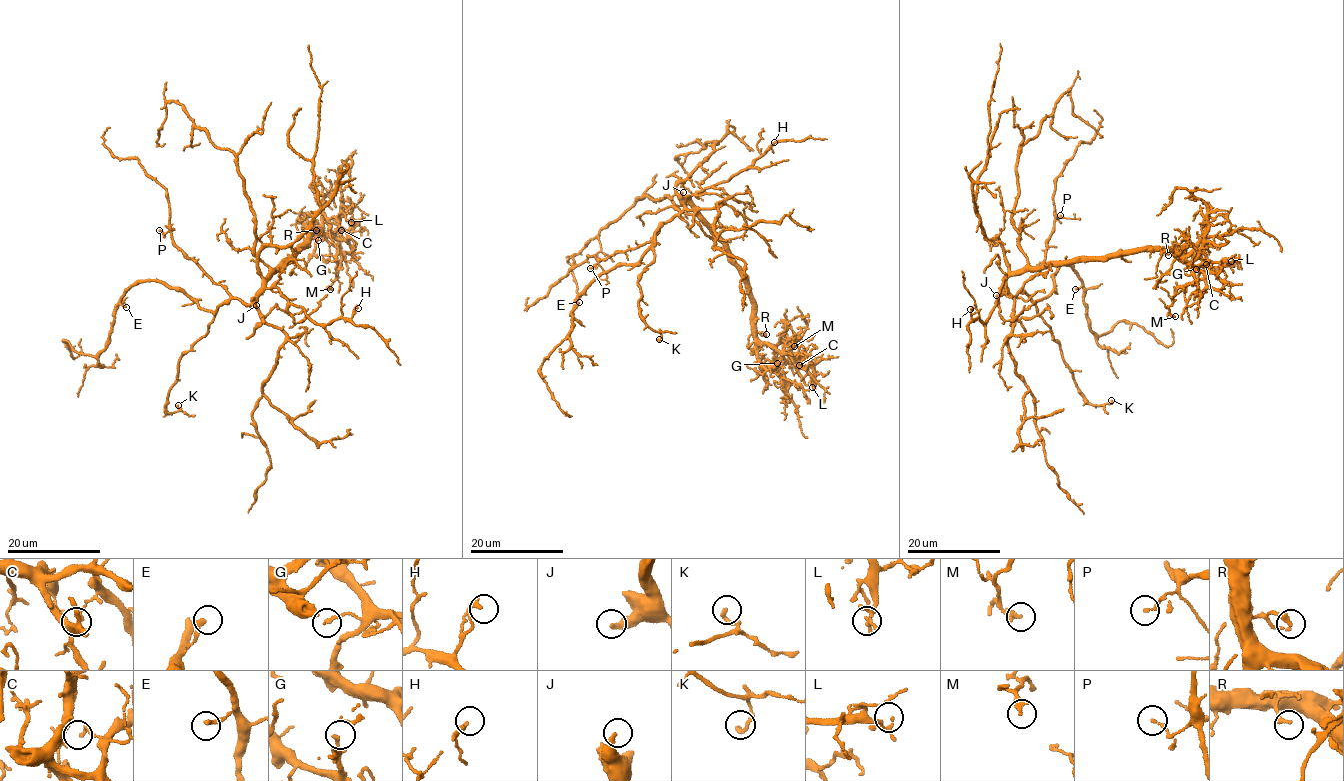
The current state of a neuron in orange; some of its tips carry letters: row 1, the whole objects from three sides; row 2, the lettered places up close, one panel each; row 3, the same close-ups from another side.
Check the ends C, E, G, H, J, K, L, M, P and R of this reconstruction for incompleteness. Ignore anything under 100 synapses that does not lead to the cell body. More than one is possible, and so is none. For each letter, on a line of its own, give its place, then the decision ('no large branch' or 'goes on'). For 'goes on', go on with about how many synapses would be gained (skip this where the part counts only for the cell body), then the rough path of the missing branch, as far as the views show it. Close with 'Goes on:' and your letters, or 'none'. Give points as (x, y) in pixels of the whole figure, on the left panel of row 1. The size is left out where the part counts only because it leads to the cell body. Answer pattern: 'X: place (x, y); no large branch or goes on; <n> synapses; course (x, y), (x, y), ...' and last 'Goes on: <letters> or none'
C: place (341, 230); no large branch
E: place (126, 307); no large branch
G: place (318, 240); no large branch
H: place (358, 308); no large branch
J: place (256, 305); goes on; course (256, 305), (312, 341), (356, 344), (375, 336), (406, 336), (438, 342)
K: place (178, 405); no large branch
L: place (351, 222); no large branch
M: place (330, 289); no large branch
P: place (159, 230); no large branch
R: place (316, 230); no large branch
Goes on: J

